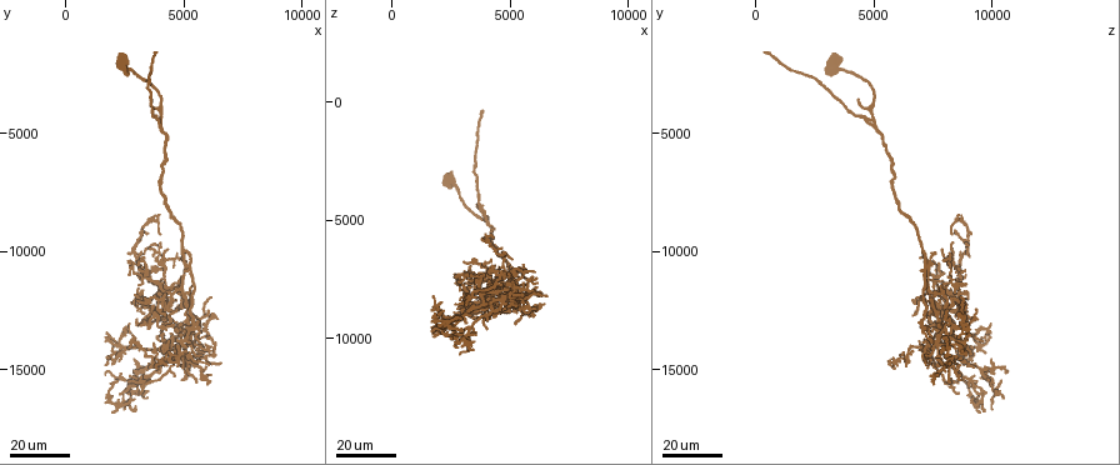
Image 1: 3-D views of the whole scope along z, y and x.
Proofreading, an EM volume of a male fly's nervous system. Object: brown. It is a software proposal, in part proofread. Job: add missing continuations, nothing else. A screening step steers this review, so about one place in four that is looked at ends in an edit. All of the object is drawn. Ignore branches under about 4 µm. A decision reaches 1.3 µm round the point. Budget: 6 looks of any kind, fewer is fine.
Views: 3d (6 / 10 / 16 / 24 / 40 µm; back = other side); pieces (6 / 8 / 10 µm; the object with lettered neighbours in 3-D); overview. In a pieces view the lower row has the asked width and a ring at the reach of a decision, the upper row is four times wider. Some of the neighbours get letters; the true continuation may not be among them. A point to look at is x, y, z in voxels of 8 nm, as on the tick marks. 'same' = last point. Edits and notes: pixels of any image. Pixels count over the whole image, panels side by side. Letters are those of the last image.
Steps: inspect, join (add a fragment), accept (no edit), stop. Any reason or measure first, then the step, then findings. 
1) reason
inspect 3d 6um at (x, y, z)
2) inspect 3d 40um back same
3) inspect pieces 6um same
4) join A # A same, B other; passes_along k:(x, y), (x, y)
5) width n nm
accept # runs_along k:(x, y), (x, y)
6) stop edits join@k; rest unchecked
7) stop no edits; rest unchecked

end of a long branch
inspect 3d 24um at (3900, 1500, 400)

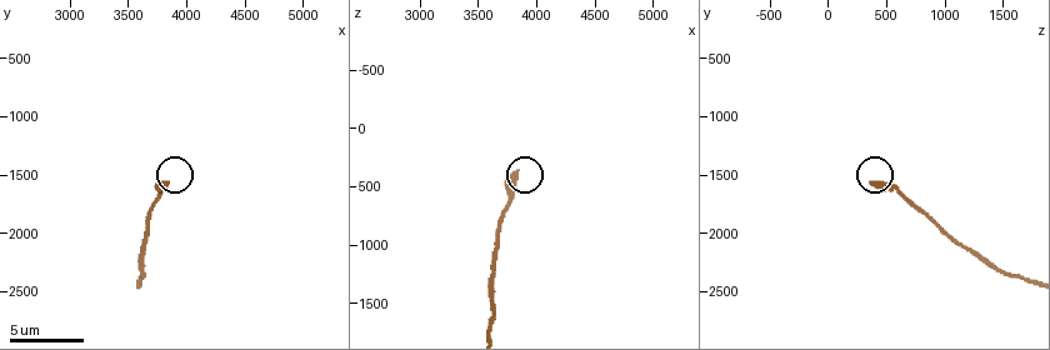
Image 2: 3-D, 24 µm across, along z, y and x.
inspect pieces 8um at (3820, 1600, 360)

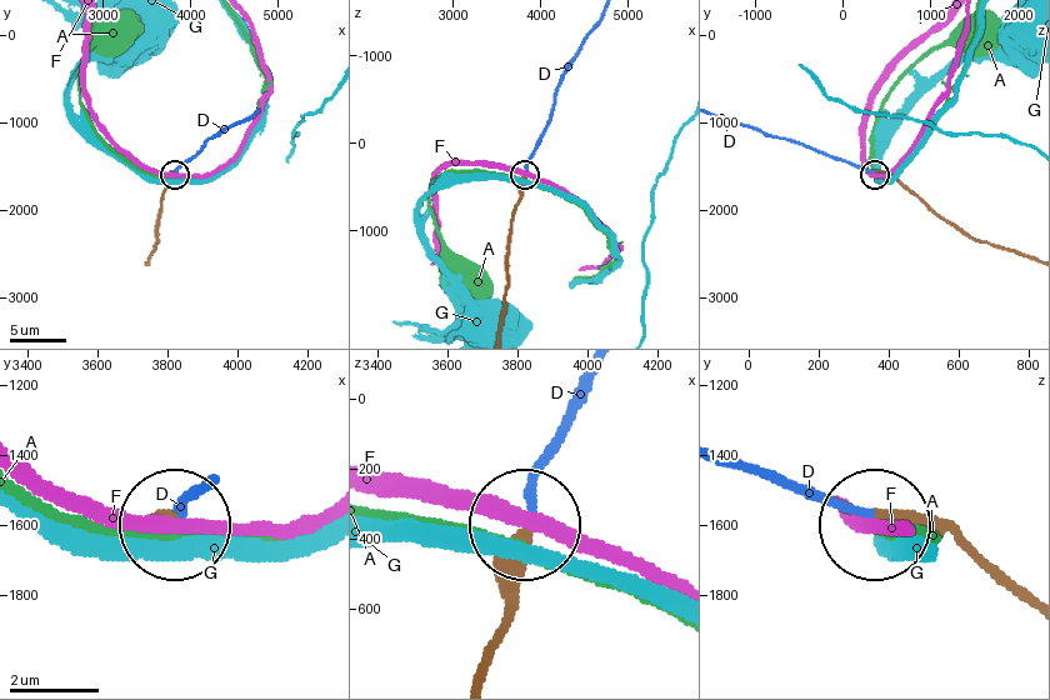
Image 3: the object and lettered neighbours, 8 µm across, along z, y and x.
join D # A other, D same, F other, G other; passes_along 3:(516, 204), (529, 156), (550, 115), (561, 73), (599, 20); the cell continues

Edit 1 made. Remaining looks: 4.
see it whole again
inspect overview

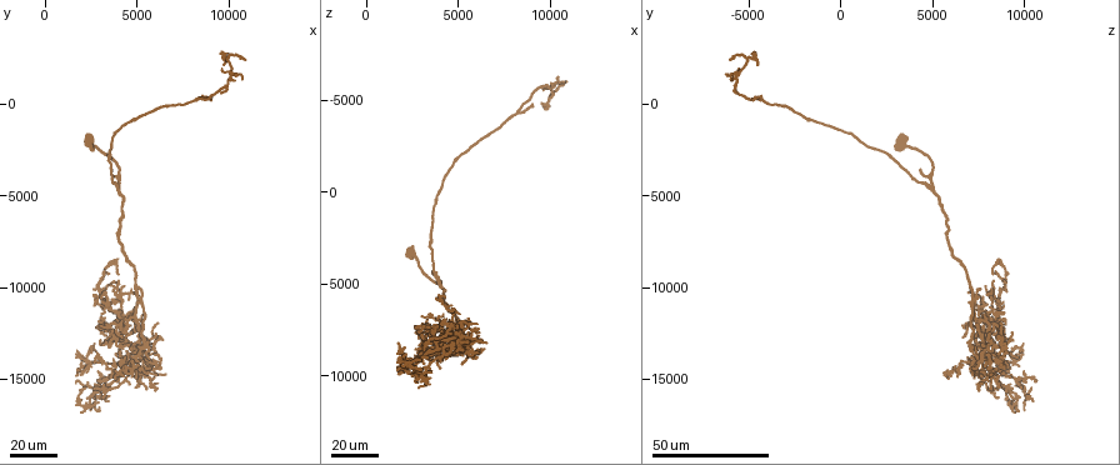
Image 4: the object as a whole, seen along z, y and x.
inspect 3d 24um at (3200, 9000, 8400)

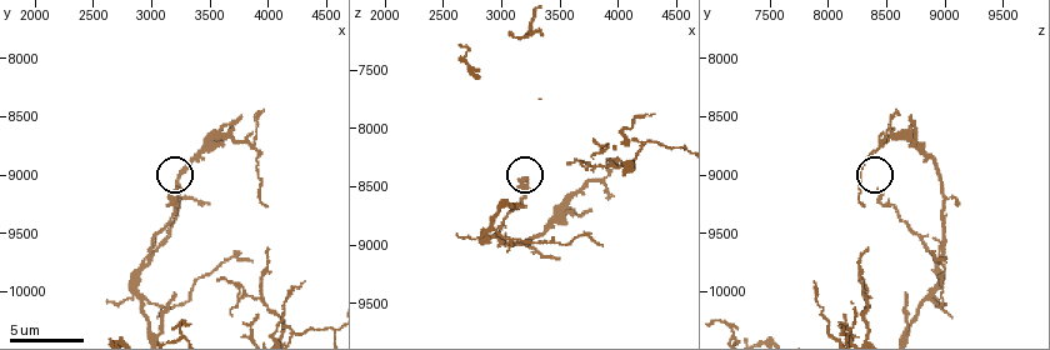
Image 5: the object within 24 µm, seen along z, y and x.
inspect pieces 10um at (3200, 9160, 8460)

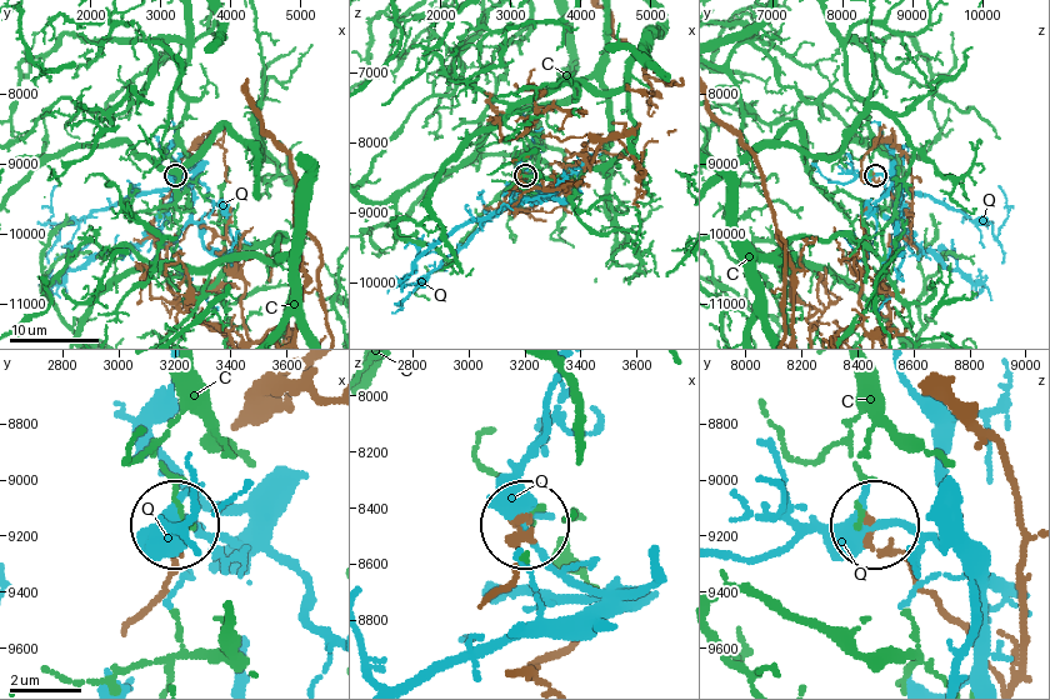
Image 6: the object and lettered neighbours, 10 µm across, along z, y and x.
accept # C other, Q other; none of them fits

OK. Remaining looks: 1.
stop edits join@3; rest unchecked

